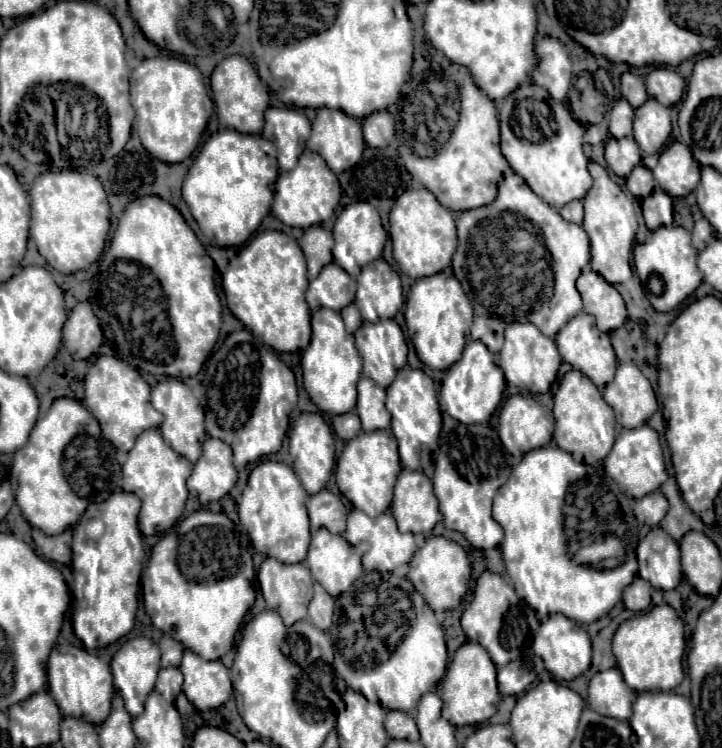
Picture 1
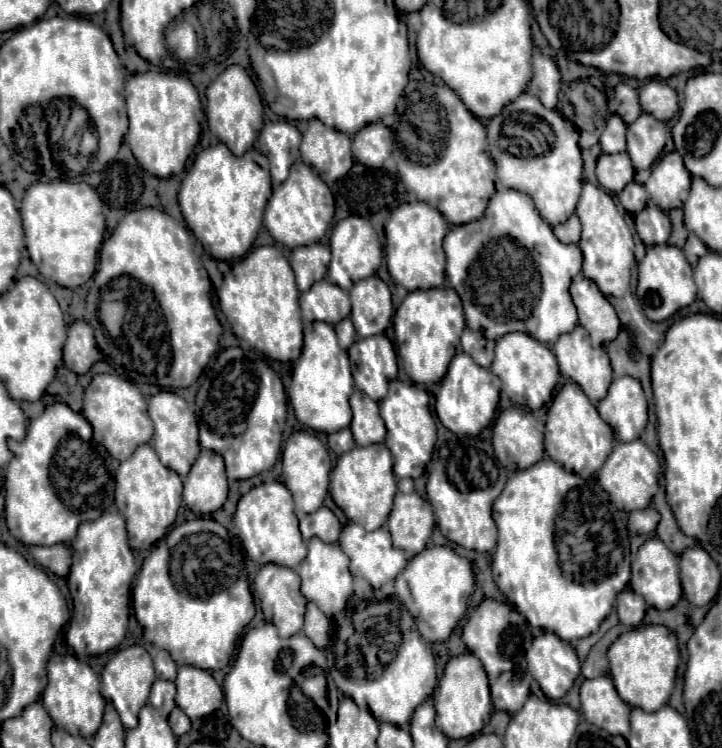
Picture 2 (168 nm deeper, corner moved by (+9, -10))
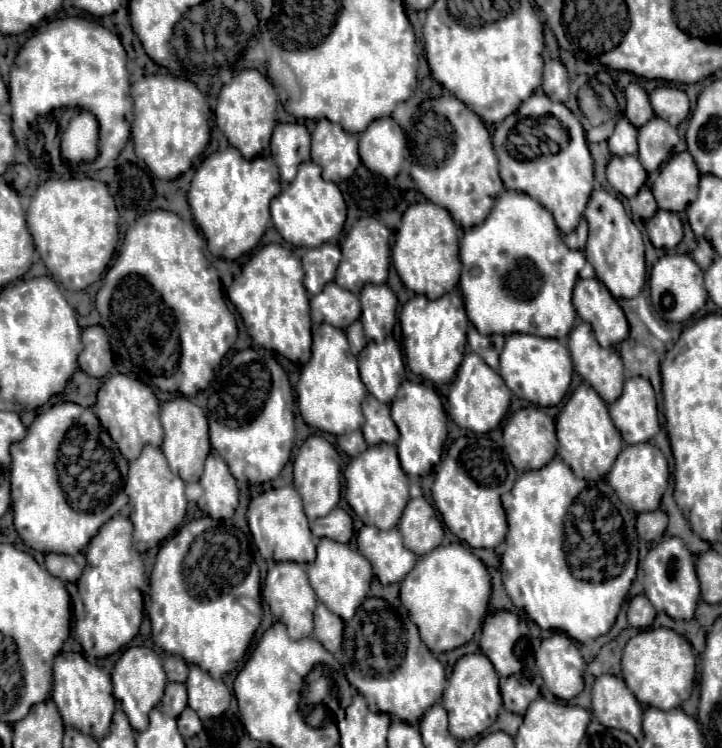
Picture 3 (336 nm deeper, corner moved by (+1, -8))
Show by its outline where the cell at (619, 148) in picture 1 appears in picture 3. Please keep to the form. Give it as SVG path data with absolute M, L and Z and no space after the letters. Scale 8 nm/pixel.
M613 156L607 164L607 180L615 192L633 198L645 184L647 172L637 156Z

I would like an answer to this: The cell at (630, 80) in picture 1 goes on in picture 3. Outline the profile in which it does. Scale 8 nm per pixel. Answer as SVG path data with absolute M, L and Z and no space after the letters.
M629 84L625 88L625 98L627 98L625 116L627 116L627 120L635 128L647 124L653 118L653 110L651 110L651 104L649 104L649 96L647 96L647 92L639 84Z

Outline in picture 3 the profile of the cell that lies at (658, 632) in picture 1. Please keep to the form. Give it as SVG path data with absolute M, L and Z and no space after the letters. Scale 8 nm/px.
M669 628L645 630L633 636L623 650L623 680L641 704L655 706L659 710L671 710L681 706L693 690L695 682L695 654L687 638Z

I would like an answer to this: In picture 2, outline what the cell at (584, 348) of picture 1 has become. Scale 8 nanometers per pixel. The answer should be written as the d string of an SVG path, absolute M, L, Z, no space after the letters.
M575 326L573 332L559 336L553 344L553 354L559 362L559 372L579 384L587 398L597 404L611 384L611 364L609 358L603 362L593 362L593 346L583 326Z

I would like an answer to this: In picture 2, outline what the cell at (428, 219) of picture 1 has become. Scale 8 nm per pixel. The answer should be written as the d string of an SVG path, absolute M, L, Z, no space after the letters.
M403 202L397 206L385 224L385 258L393 282L407 290L427 290L441 286L445 280L443 238L447 230L449 224L443 214L425 202Z

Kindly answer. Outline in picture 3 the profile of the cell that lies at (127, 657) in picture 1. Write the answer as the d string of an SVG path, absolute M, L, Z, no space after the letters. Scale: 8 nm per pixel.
M145 646L129 648L117 660L117 664L111 672L111 680L113 680L113 696L121 702L121 708L129 716L131 726L137 732L147 730L149 710L159 704L159 700L163 698L163 692L165 692L165 684L167 684L167 676L165 676L161 658L151 648L145 648Z

